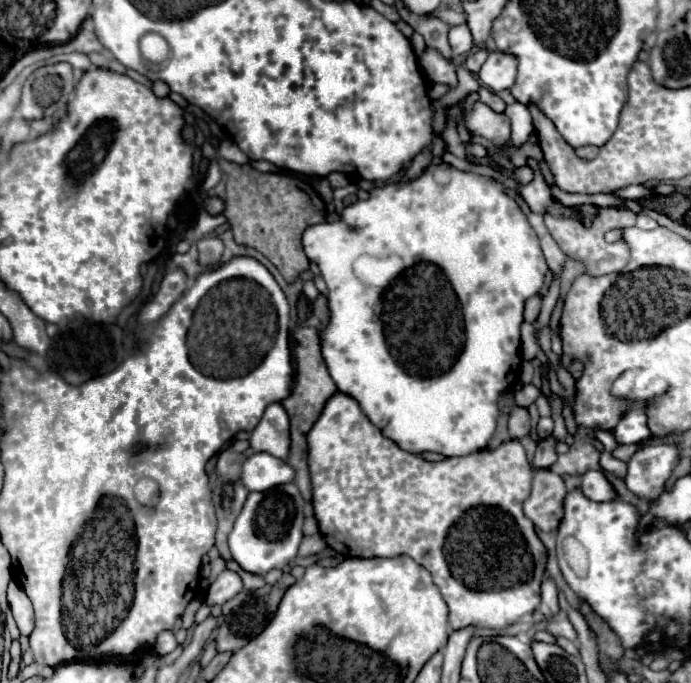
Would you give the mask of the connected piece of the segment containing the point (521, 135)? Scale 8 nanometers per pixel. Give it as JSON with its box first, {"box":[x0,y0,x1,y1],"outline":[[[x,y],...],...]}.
{"box":[502,102,534,154],"outline":[[[514,102],[514,104],[506,106],[504,114],[512,122],[512,136],[510,136],[512,146],[510,148],[502,148],[502,152],[510,154],[510,152],[518,150],[526,142],[526,138],[534,132],[534,124],[532,124],[532,116],[530,116],[528,108],[524,104],[520,104],[520,102]]]}

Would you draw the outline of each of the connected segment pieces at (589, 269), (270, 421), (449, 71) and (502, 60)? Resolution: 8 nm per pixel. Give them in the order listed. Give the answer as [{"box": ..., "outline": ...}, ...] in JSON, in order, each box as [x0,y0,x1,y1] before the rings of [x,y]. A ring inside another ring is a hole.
[{"box":[544,210,636,276],"outline":[[[598,210],[596,218],[592,220],[590,226],[584,226],[580,220],[574,220],[570,216],[544,216],[546,228],[552,234],[552,238],[558,242],[562,252],[568,258],[574,258],[584,264],[584,272],[590,276],[602,276],[602,274],[612,274],[618,270],[624,270],[630,252],[626,246],[616,246],[608,244],[604,240],[604,234],[612,228],[624,228],[624,226],[634,226],[636,224],[636,214],[630,210]]]},{"box":[250,404,290,460],"outline":[[[270,404],[252,430],[250,446],[254,452],[268,452],[286,460],[290,454],[290,420],[282,404]]]},{"box":[418,48,458,86],"outline":[[[426,48],[424,54],[418,58],[420,62],[420,68],[424,70],[424,74],[428,76],[428,80],[432,82],[446,82],[450,86],[456,86],[458,80],[456,80],[456,66],[444,58],[438,50],[432,50],[432,48]]]},{"box":[480,52,518,92],"outline":[[[490,52],[488,60],[480,68],[480,82],[488,86],[492,92],[500,92],[504,88],[512,88],[516,80],[516,66],[518,58],[514,54],[504,54],[504,52]]]}]

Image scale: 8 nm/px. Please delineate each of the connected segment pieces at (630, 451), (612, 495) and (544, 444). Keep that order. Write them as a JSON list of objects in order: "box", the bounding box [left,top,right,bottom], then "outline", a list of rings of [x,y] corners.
[{"box":[612,444,638,462],"outline":[[[638,444],[631,445],[618,445],[616,449],[612,452],[612,455],[624,462],[628,462],[632,455],[638,450]]]},{"box":[580,470,618,502],"outline":[[[592,470],[592,472],[582,474],[580,488],[594,502],[610,502],[610,500],[618,498],[614,486],[606,480],[604,472],[600,472],[600,470]]]},{"box":[534,436,558,468],"outline":[[[548,436],[544,440],[538,442],[538,448],[536,448],[536,456],[534,456],[534,466],[536,468],[550,468],[550,464],[556,462],[558,454],[556,454],[556,438],[554,436]]]}]

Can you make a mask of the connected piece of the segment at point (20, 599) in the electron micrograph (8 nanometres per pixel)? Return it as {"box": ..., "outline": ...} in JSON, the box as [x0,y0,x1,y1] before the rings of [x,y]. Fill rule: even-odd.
{"box":[8,582,34,636],"outline":[[[10,582],[8,584],[8,602],[12,606],[14,620],[18,624],[20,634],[22,636],[30,636],[30,632],[34,630],[34,610],[32,610],[32,602],[28,600],[26,592],[16,582]]]}

